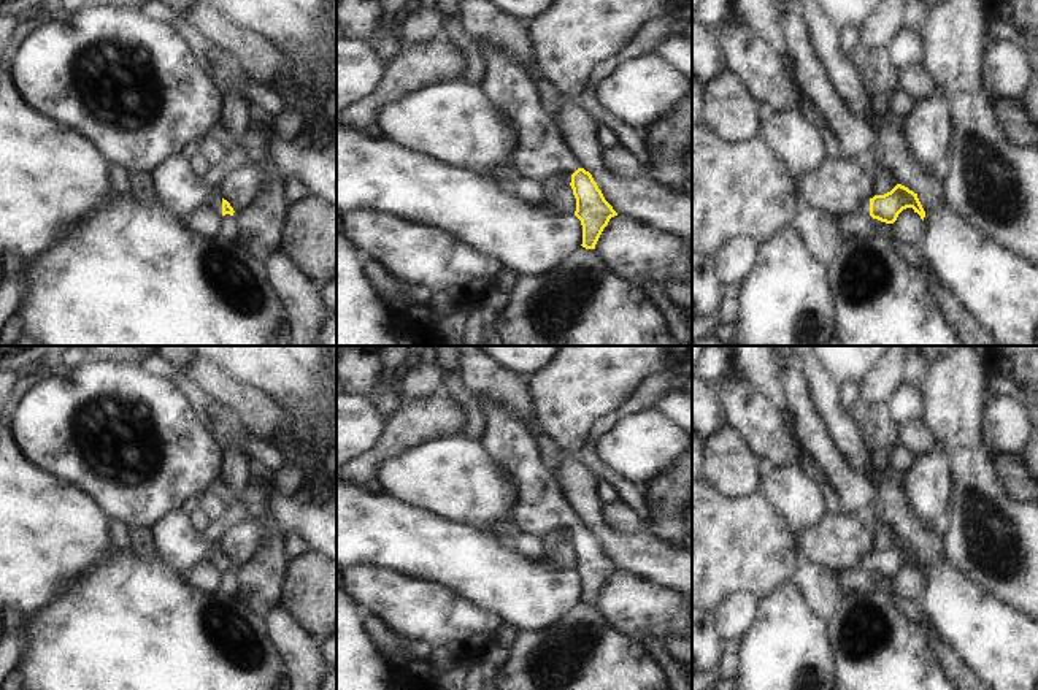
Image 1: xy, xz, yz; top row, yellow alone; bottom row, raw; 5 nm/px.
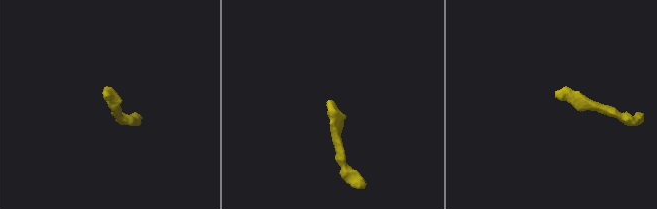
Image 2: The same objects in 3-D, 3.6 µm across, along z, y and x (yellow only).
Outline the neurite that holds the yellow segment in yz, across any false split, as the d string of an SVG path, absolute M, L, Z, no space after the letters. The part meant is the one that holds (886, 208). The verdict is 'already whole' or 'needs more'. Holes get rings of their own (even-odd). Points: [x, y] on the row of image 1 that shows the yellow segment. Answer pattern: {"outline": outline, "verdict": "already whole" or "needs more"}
{"outline": "M897 184L890 192L884 195L863 198L860 205L862 213L870 214L873 219L886 224L894 224L898 214L906 208L913 208L914 213L917 213L924 220L925 211L917 198L917 194L902 184Z", "verdict": "needs more"}

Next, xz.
{"outline": "M481 46L484 75L481 89L511 122L517 135L517 148L513 167L519 178L546 181L565 171L571 176L571 189L576 198L575 216L582 225L582 247L595 249L595 244L608 225L617 216L605 200L592 174L562 143L556 125L540 106L540 95L527 71L497 46Z", "verdict": "needs more"}

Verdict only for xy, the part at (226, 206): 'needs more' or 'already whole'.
needs more

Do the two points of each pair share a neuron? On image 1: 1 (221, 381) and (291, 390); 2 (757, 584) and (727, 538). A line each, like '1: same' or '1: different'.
1: different
2: same

